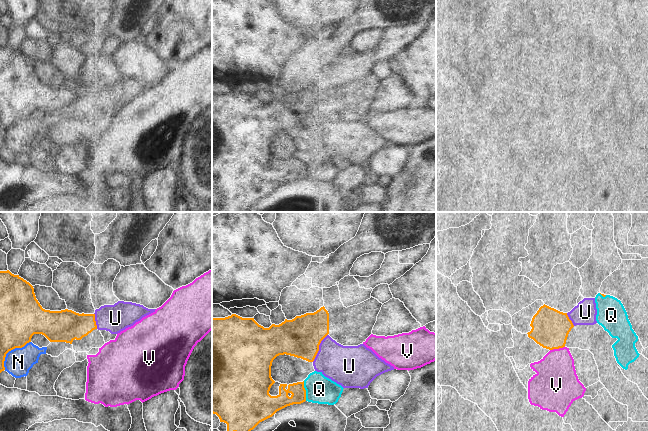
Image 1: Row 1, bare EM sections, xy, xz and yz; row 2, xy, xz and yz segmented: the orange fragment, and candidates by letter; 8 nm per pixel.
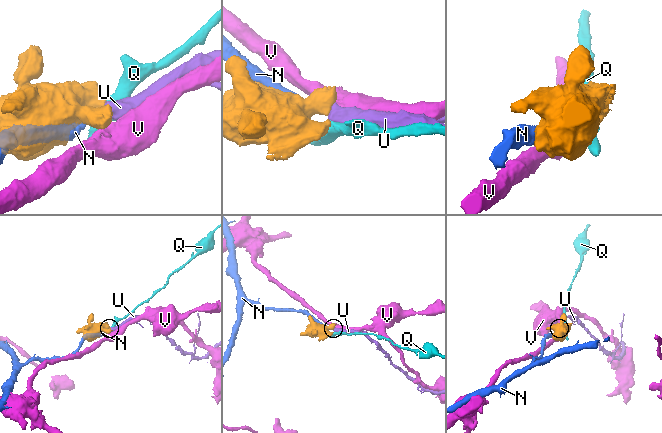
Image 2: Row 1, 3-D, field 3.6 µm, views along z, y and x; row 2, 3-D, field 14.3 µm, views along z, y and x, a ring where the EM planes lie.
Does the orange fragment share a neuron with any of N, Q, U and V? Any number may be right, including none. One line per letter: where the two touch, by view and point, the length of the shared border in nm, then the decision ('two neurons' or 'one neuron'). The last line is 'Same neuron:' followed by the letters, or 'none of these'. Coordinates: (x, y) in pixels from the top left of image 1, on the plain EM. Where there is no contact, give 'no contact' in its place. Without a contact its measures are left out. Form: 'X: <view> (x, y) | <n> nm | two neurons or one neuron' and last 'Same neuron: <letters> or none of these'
N: xy (10, 126) | 320 nm | two neurons
Q: xz (305, 167) | 160 nm | two neurons
U: xz (318, 124) | 260 nm | two neurons
V: yz (557, 124) | 120 nm | two neurons
Same neuron: none of these

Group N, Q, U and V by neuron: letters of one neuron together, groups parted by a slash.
N U / Q / V

